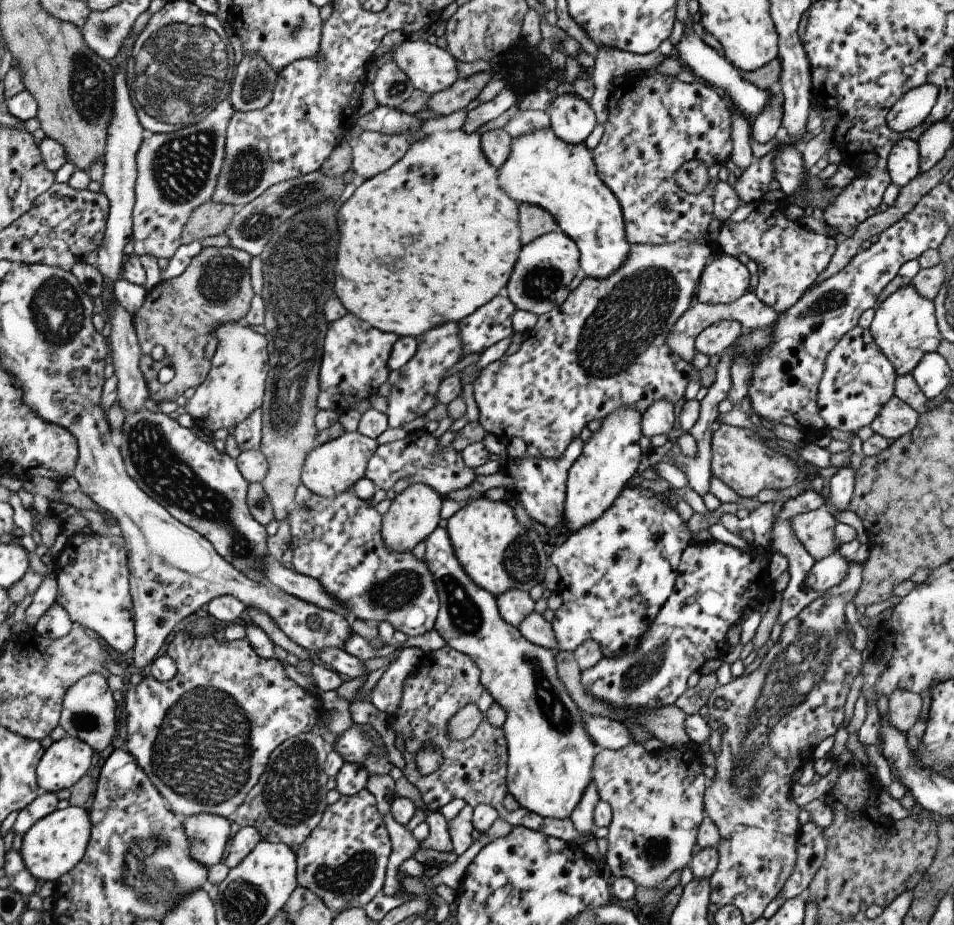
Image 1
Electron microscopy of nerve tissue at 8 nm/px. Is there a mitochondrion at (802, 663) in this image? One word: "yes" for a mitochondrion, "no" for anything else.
yes

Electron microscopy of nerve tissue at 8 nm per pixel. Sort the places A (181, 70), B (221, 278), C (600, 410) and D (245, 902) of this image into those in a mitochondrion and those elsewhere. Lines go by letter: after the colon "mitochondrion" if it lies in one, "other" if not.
A: mitochondrion
B: mitochondrion
C: other
D: mitochondrion

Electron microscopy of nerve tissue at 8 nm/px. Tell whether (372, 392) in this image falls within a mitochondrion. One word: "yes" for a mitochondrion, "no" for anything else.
no

